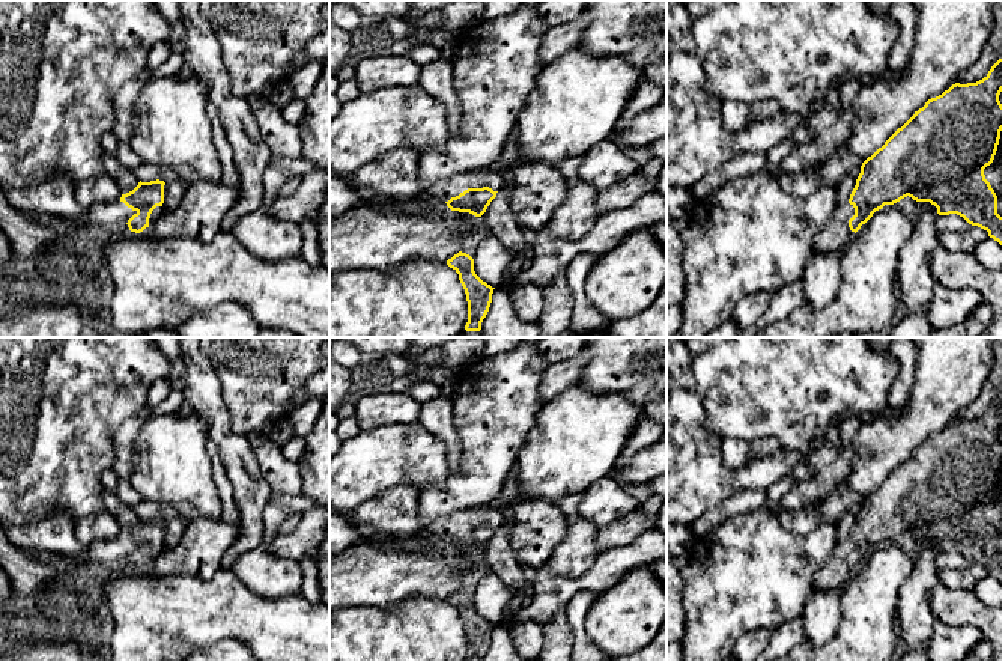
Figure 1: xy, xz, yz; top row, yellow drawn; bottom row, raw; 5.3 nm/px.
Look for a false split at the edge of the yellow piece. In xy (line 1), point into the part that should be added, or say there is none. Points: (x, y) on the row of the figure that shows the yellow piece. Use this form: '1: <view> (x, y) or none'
1: xy (109, 216)

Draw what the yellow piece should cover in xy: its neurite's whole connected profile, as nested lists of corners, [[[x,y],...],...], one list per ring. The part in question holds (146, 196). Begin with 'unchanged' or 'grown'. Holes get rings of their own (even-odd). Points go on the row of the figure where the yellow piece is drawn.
grown | [[[164,181],[138,182],[117,202],[98,203],[89,211],[90,221],[110,229],[146,232],[150,224],[159,220],[167,209],[164,203]]]

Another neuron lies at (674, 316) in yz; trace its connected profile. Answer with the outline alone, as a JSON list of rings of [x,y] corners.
[[[673,304],[666,306],[666,337],[671,337],[682,325],[683,315],[682,306]]]

